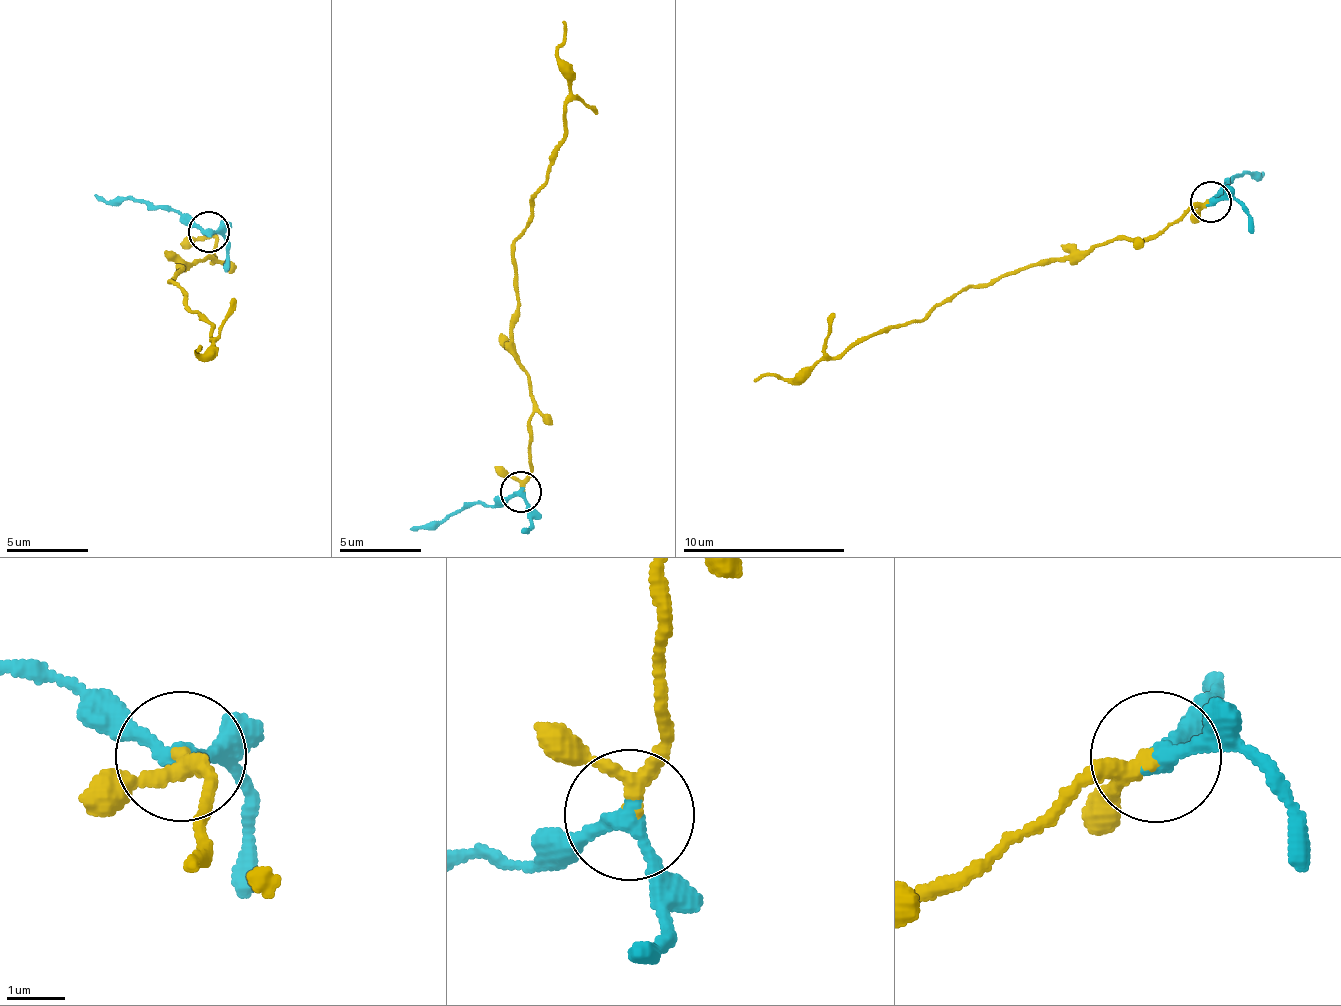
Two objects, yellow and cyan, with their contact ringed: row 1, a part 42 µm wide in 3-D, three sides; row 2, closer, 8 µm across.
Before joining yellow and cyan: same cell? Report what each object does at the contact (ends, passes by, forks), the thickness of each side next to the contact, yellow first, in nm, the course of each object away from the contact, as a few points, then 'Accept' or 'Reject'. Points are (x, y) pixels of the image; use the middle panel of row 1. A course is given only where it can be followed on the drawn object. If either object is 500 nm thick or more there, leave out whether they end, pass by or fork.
At the ring yellow passes by. At the ring cyan passes by. Thickness 240 nm (yellow) against 260 nm. Course of yellow: (522, 493), (534, 410), (511, 340), (514, 239), (565, 128), (570, 90), (558, 59), (566, 23). Course of cyan: (522, 493), (480, 502), (411, 530). Accept

